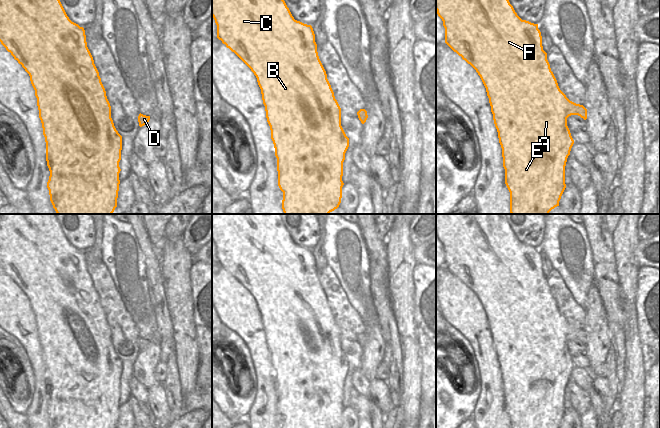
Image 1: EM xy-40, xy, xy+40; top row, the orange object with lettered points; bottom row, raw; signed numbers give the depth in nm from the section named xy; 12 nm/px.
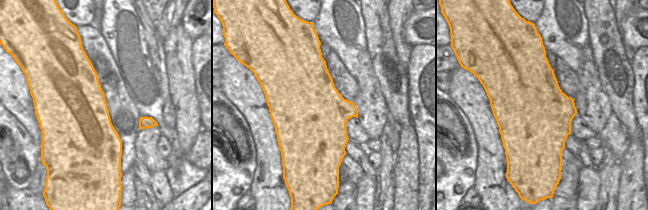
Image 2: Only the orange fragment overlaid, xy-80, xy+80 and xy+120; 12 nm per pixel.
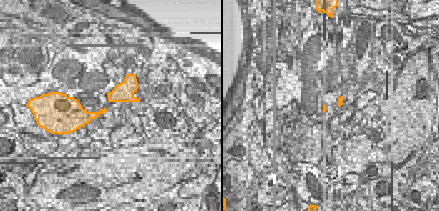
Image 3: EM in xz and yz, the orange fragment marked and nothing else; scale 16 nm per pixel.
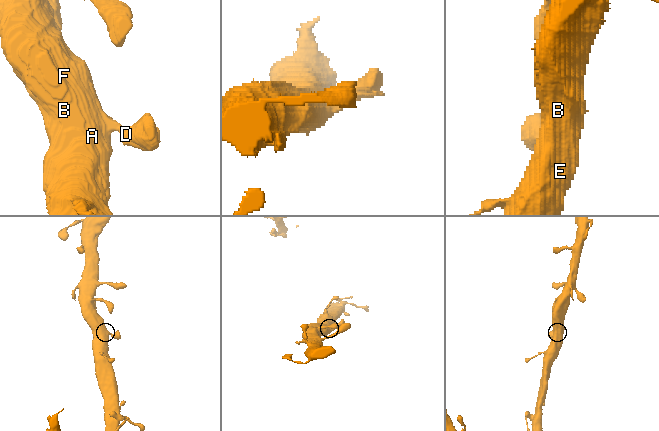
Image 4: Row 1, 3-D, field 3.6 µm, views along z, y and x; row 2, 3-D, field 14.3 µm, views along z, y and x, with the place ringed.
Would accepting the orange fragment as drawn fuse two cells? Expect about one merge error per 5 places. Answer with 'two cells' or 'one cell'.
one cell

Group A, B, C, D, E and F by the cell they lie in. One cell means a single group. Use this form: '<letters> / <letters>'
A B C D E F

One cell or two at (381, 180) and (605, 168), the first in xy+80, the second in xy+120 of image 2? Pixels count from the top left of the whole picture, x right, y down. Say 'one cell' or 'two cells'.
one cell

